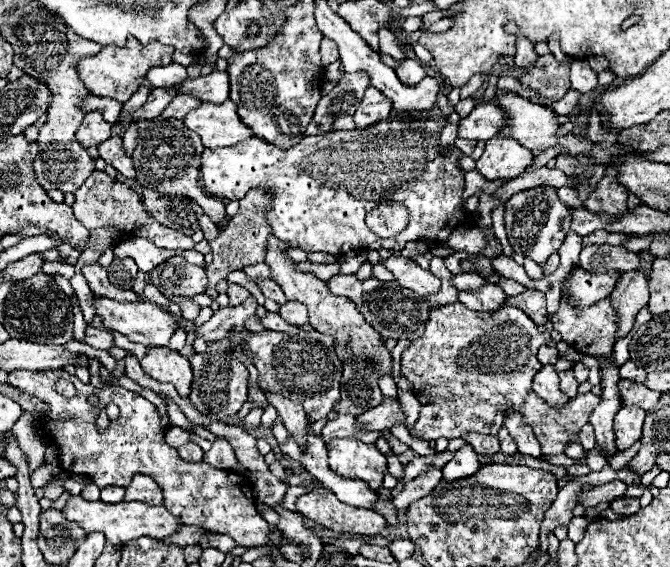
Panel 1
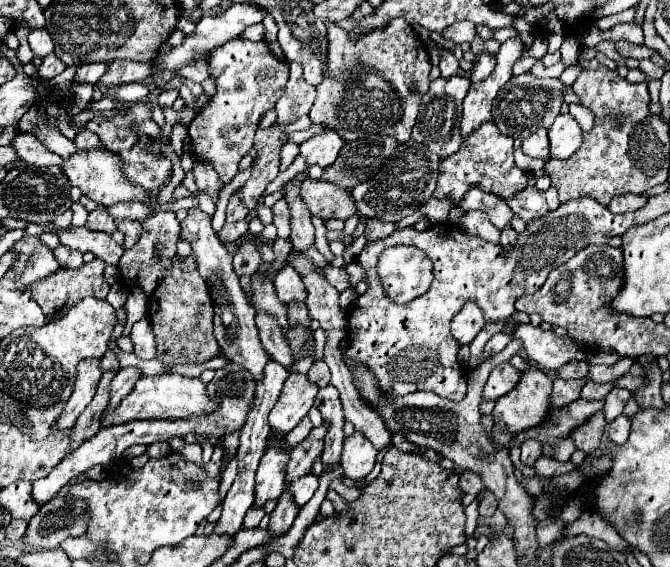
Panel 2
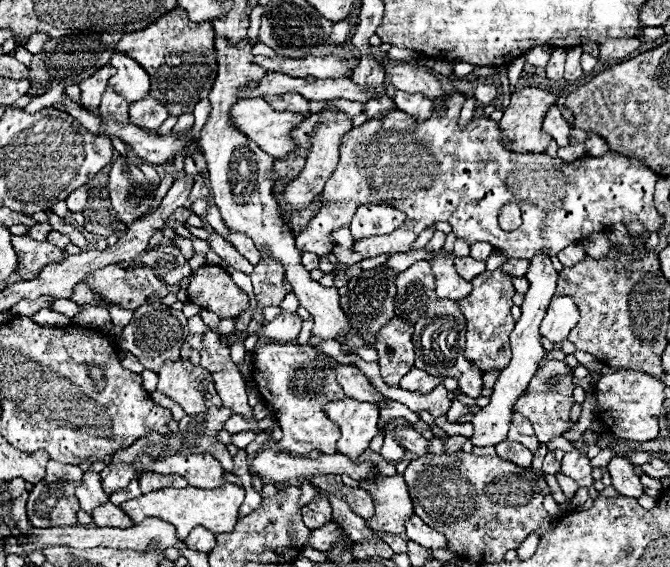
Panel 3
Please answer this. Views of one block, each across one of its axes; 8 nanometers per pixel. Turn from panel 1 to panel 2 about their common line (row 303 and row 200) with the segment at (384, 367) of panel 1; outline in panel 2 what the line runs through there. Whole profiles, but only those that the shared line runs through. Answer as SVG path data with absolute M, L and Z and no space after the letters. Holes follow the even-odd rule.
M306 178L300 184L300 198L308 206L312 216L320 216L324 220L348 220L356 214L356 206L350 192L324 180Z

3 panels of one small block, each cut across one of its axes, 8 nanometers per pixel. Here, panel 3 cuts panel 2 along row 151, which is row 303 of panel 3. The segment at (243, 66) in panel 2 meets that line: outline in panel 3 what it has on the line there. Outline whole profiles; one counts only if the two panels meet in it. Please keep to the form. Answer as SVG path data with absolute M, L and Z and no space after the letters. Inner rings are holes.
M202 266L194 272L188 286L188 300L204 310L212 310L218 318L235 320L250 308L248 294L220 266Z

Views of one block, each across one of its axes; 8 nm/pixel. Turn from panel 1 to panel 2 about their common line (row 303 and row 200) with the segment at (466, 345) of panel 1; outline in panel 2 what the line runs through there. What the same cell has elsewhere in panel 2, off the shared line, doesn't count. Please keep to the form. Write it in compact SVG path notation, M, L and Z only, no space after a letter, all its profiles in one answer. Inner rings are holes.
M484 122L456 154L452 154L440 162L440 176L438 176L434 196L436 198L450 196L454 200L454 204L458 204L462 200L464 192L472 184L478 184L482 190L498 194L500 198L514 196L518 190L524 190L528 186L528 178L520 168L516 168L512 152L514 152L514 138L502 134L494 126L494 122Z

